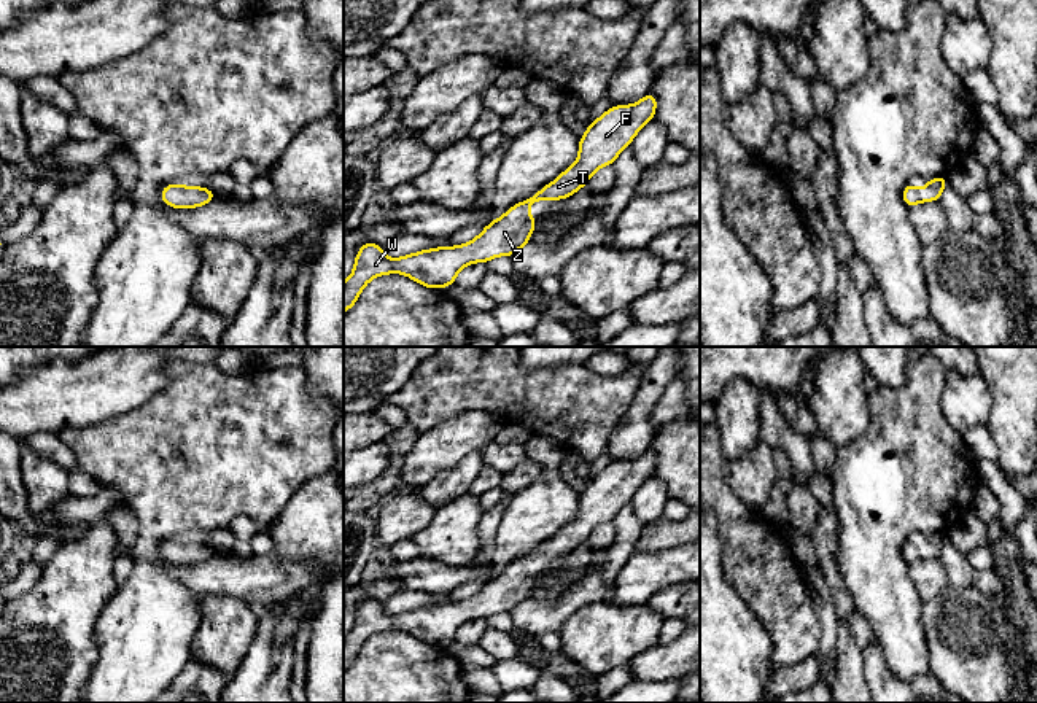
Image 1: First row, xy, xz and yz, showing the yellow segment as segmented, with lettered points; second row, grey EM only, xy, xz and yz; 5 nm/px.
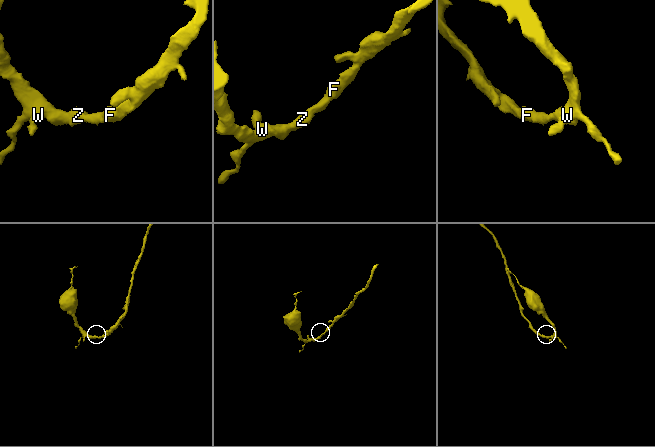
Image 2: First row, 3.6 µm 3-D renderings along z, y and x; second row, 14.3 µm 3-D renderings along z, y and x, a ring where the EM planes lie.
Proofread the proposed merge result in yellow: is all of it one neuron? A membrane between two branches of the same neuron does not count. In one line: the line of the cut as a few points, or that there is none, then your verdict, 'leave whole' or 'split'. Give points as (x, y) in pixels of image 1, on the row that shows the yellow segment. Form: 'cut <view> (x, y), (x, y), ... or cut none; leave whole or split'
cut none; leave whole

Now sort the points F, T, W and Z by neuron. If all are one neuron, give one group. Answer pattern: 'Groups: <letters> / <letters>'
Groups: F T W Z

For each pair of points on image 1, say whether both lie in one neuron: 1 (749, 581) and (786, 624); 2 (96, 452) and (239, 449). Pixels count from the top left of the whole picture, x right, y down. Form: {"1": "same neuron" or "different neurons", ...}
{"1": "same neuron", "2": "same neuron"}

